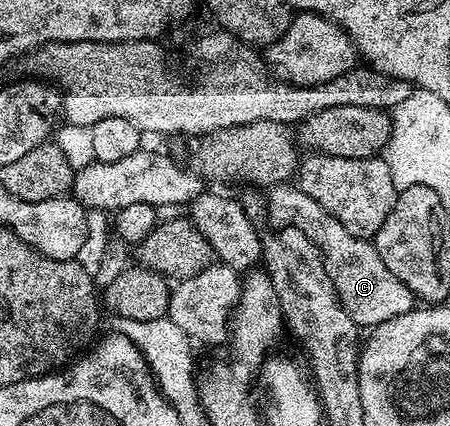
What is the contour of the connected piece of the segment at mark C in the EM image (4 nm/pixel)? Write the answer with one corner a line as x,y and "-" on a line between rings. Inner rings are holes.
285,183
267,190
266,213
277,222
277,226
293,225
298,227
320,248
326,267
326,275
342,303
342,307
361,327
375,327
394,319
398,315
406,315
417,308
418,298
402,283
402,279
394,279
390,275
390,267
382,263
382,255
378,255
375,244
369,238
355,237
334,219
310,195
306,195
295,184

